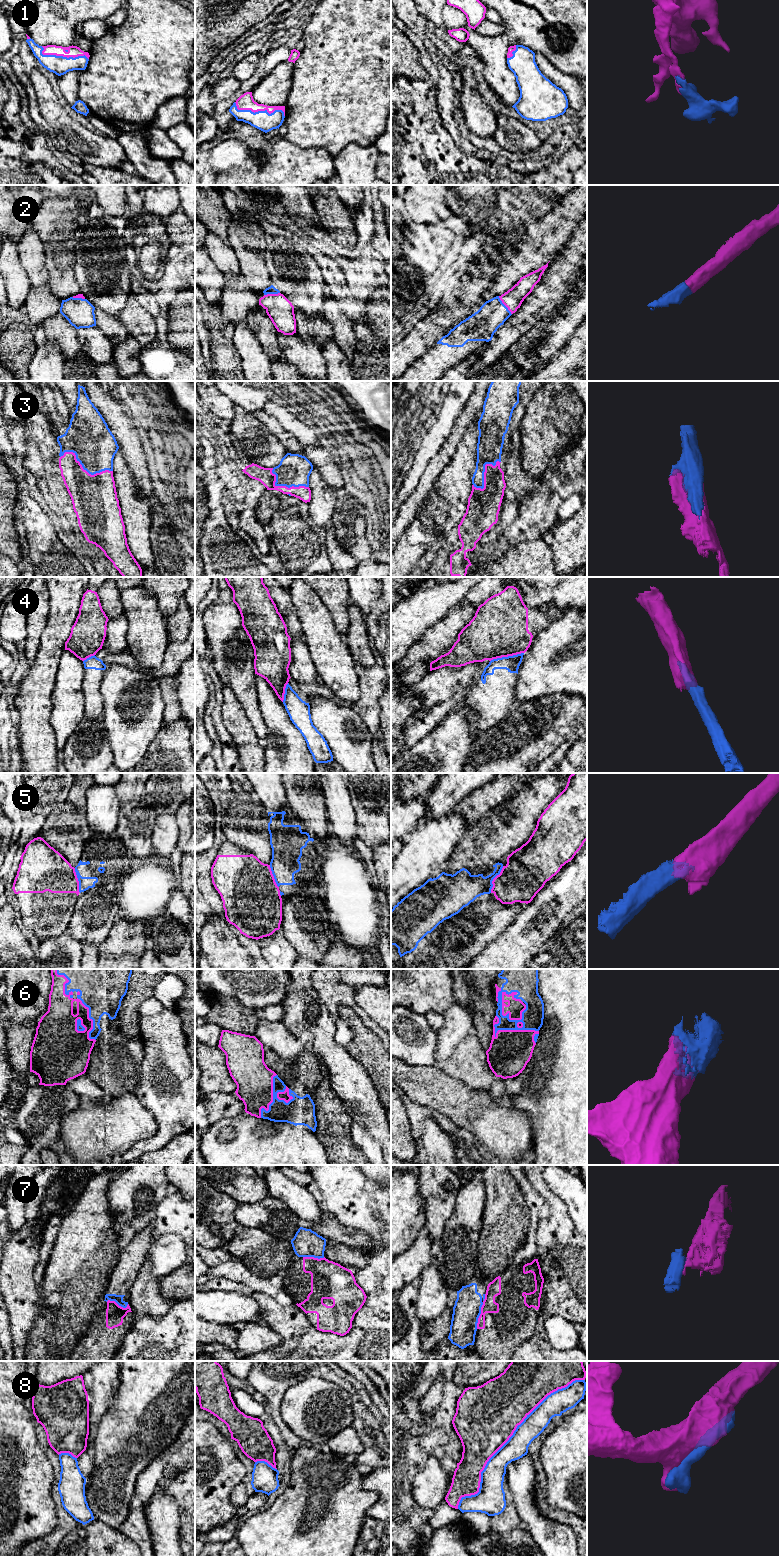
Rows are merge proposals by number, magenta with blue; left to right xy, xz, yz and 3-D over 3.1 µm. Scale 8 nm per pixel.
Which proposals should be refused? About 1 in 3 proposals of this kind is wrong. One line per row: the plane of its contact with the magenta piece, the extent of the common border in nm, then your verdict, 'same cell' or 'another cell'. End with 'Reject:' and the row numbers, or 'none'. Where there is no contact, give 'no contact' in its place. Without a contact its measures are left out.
1: meets magenta in xz; contact 420 nm long; same cell
2: meets magenta in yz; contact 190 nm long; same cell
3: meets magenta in xy; contact 440 nm long; same cell
4: meets magenta in yz; contact 280 nm long; another cell
5: meets magenta in yz; contact 240 nm long; another cell
6: meets magenta in yz; contact 460 nm long; same cell
7: meets magenta in yz; contact 280 nm long; another cell
8: meets magenta in yz; contact 1450 nm long; another cell
Reject: 4, 5, 7, 8

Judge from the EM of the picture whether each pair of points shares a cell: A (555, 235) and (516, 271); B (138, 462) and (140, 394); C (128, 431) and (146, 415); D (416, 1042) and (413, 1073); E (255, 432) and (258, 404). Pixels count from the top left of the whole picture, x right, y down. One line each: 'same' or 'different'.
A: same
B: different
C: different
D: different
E: different

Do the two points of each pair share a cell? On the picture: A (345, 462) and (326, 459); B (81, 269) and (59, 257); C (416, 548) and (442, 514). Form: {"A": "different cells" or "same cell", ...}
{"A": "different cells", "B": "different cells", "C": "same cell"}

